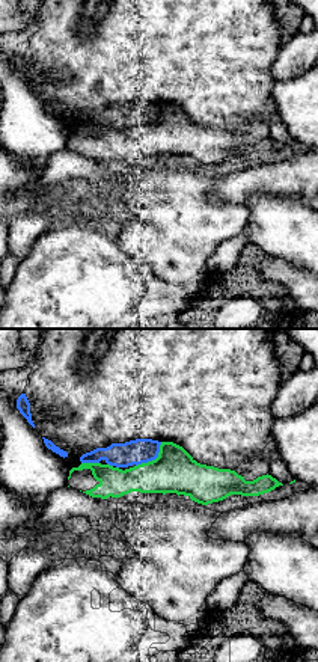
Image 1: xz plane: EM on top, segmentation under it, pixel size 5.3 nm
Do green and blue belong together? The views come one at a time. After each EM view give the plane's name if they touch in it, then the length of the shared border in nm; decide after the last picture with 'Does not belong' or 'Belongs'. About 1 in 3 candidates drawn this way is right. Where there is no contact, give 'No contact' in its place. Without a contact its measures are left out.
Touches green in xz. Shared border 190 nm

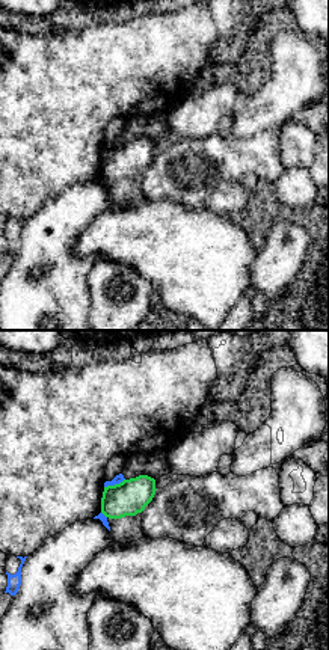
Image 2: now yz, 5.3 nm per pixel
Touches green in yz. Shared border 120 nm

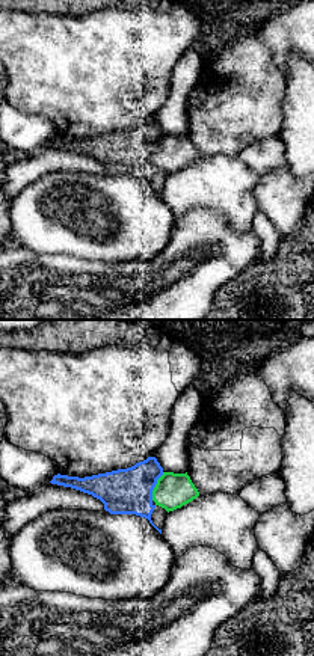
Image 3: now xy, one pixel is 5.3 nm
Touches green in xy. Shared border 170 nm

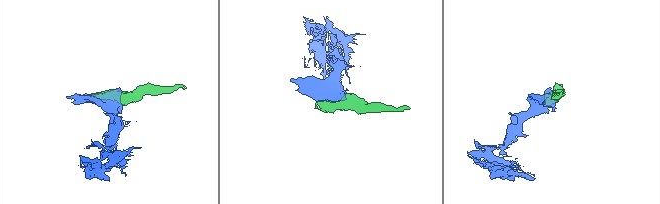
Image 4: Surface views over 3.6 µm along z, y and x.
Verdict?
Does not belong

